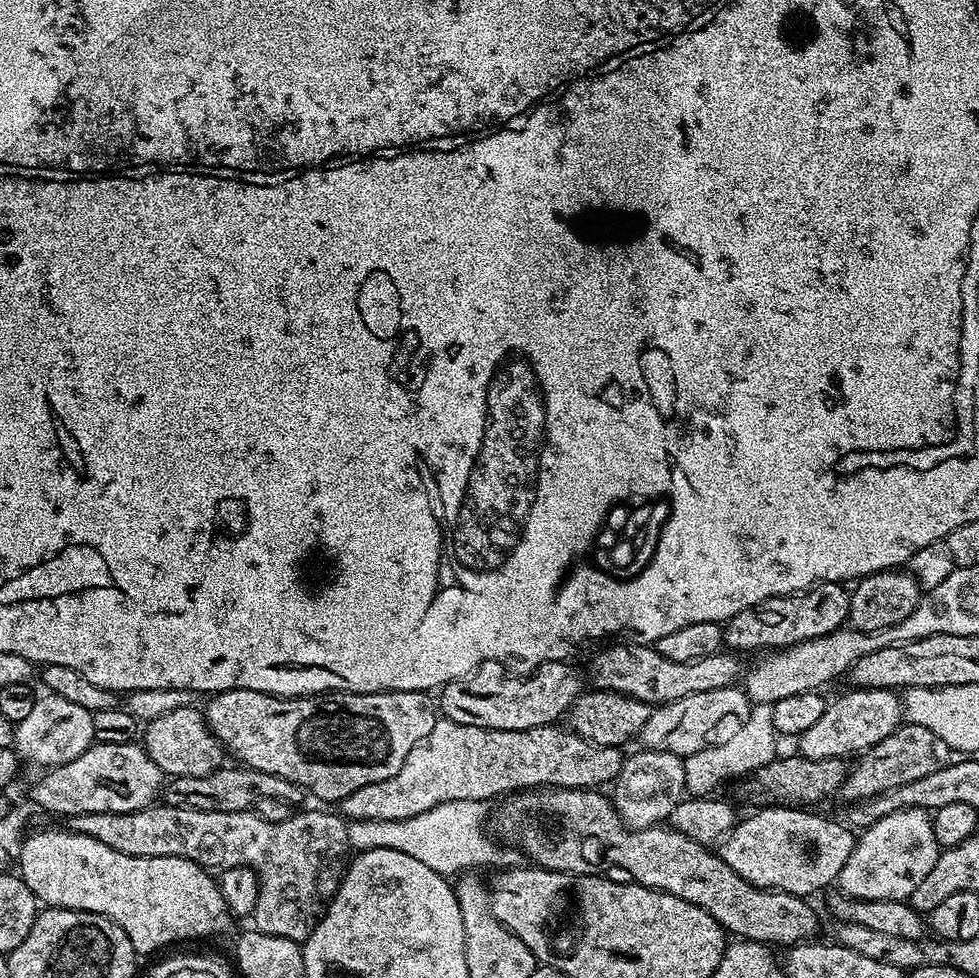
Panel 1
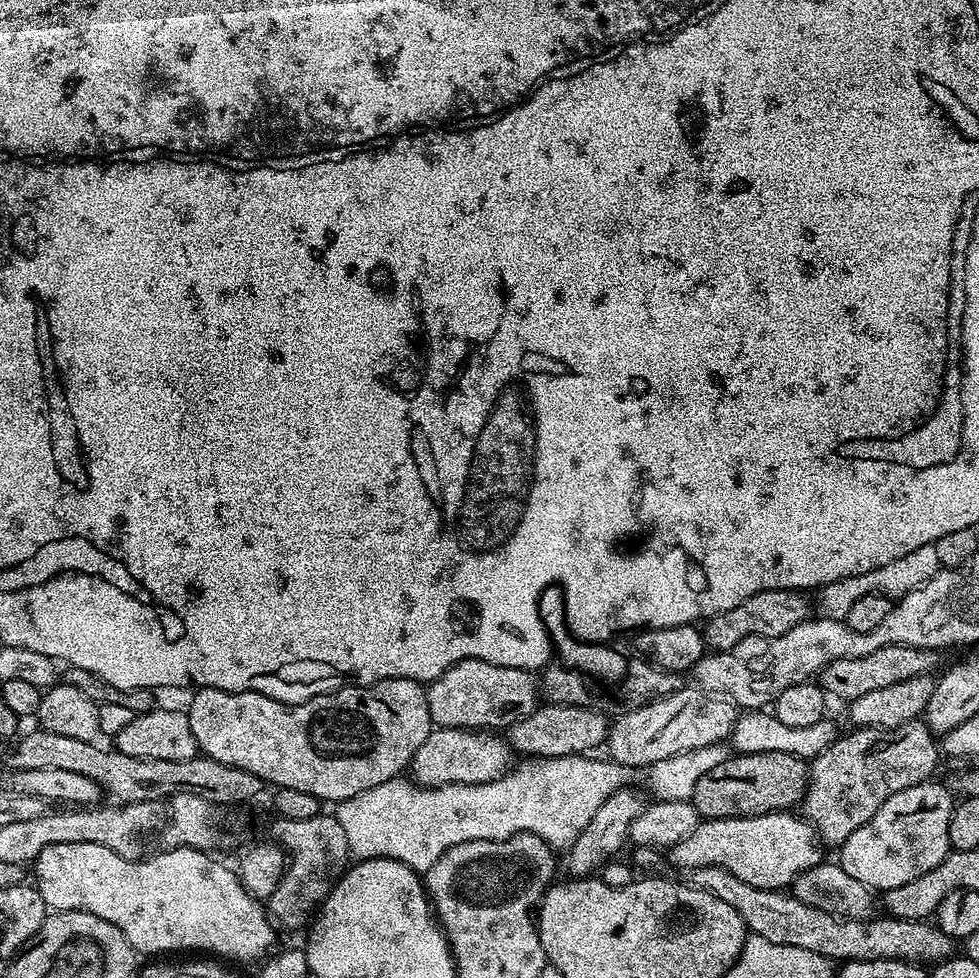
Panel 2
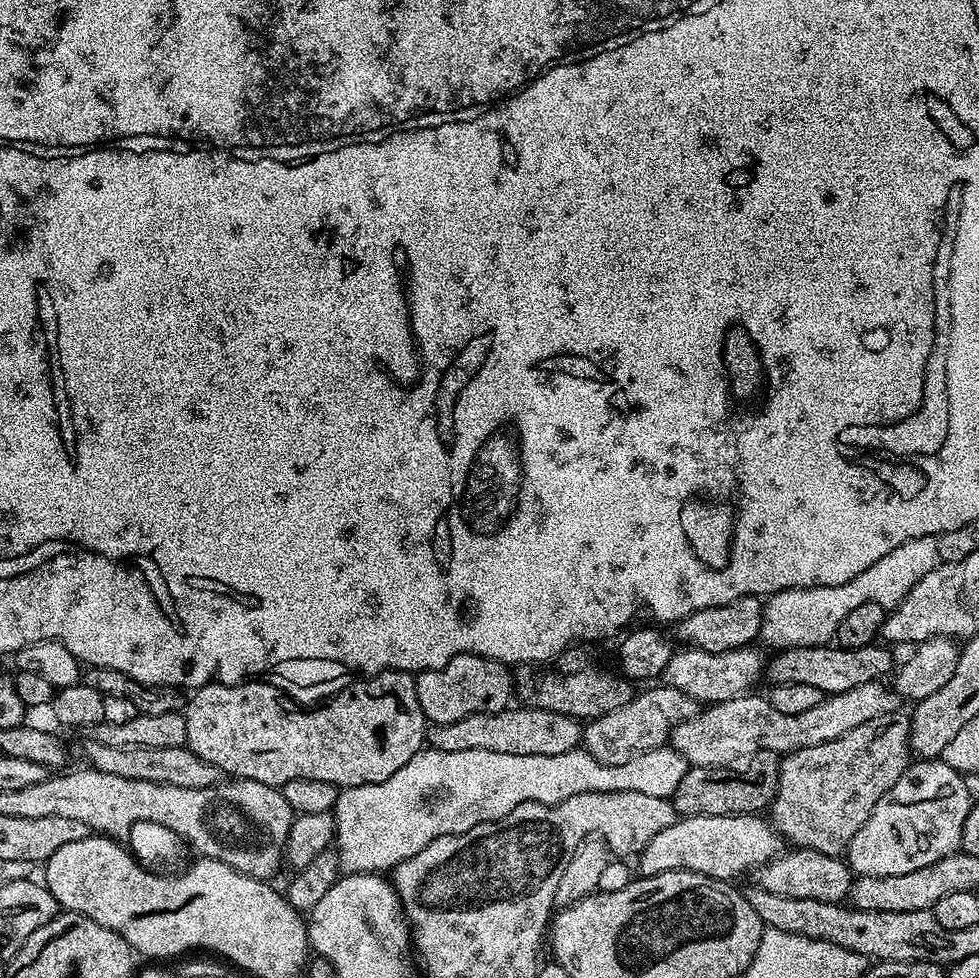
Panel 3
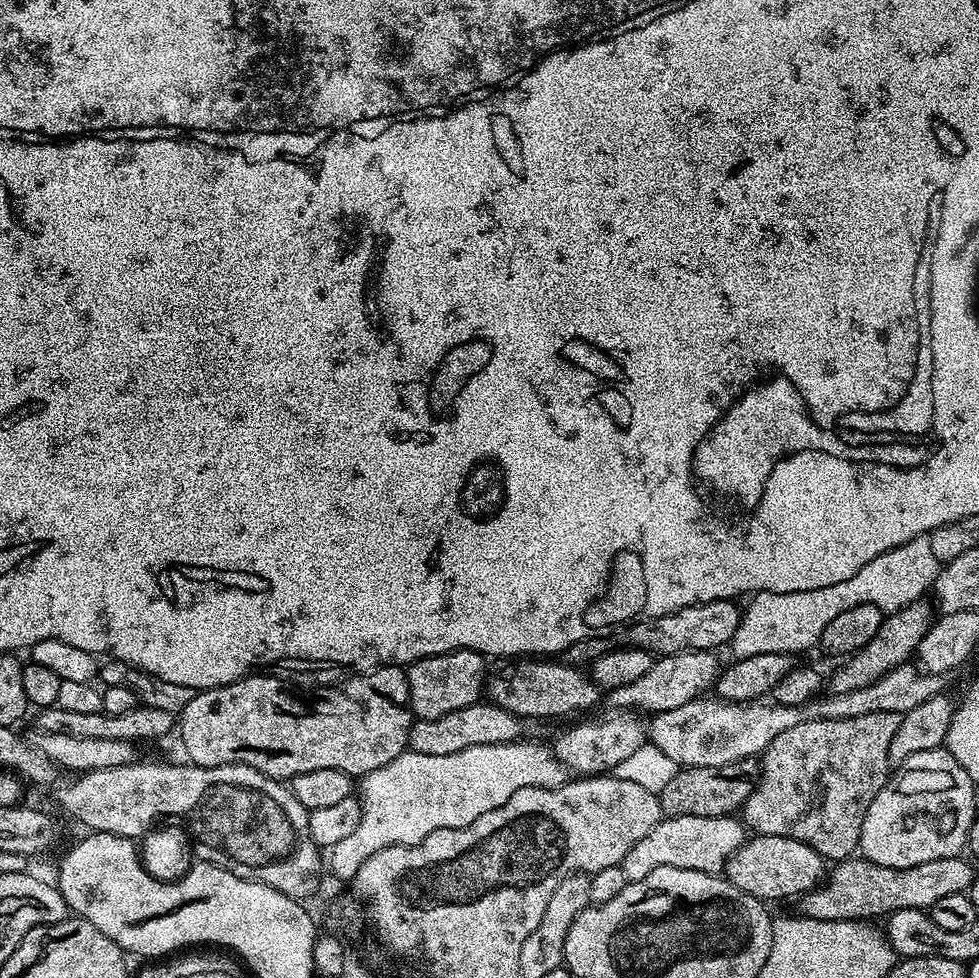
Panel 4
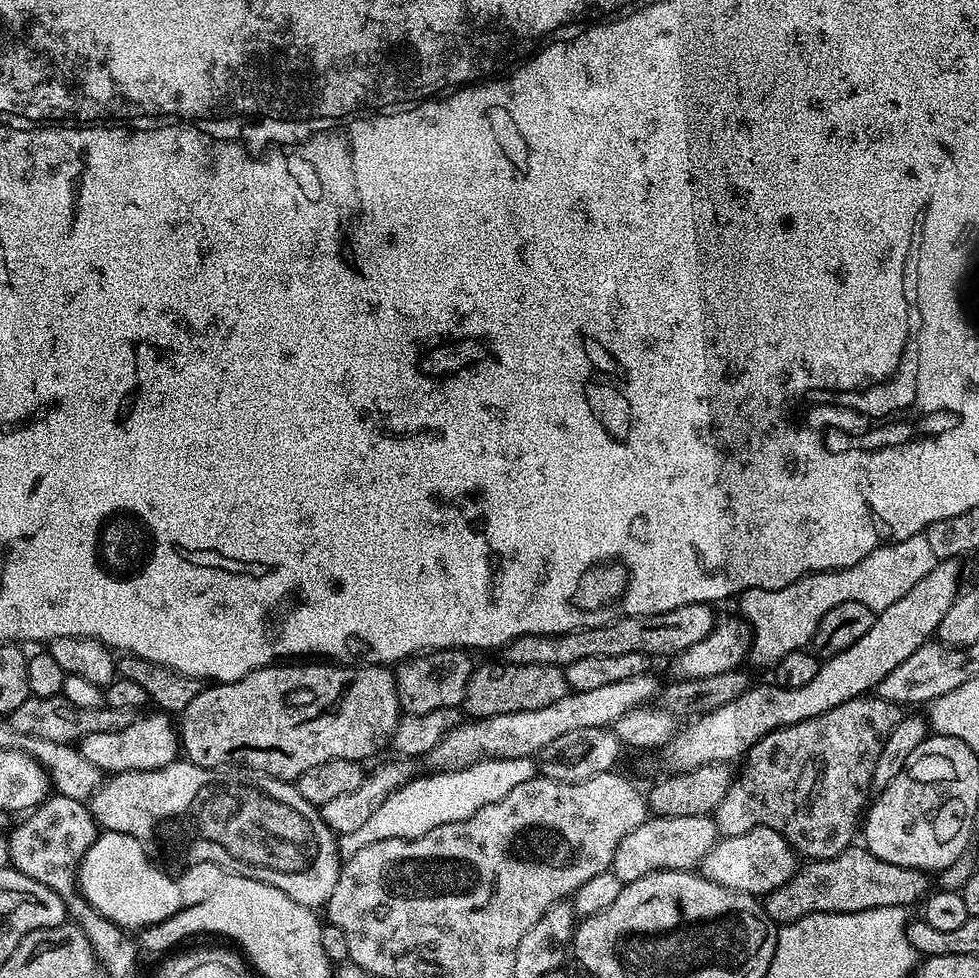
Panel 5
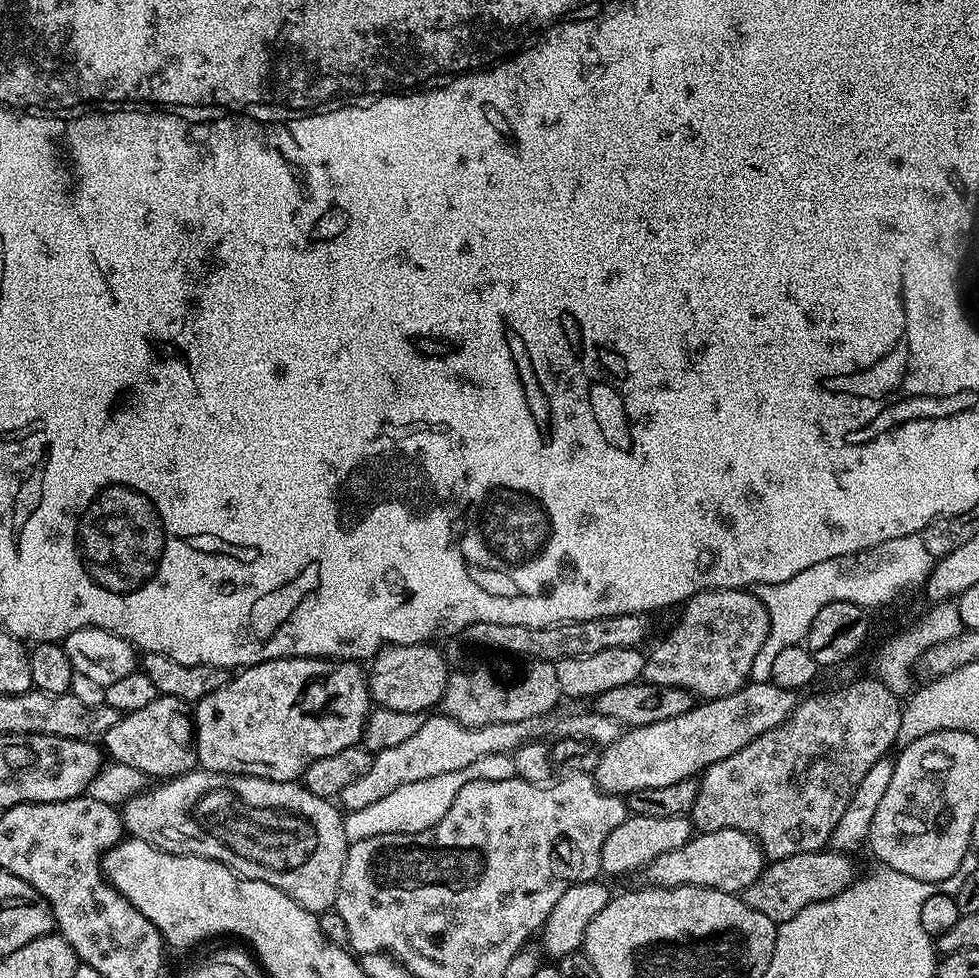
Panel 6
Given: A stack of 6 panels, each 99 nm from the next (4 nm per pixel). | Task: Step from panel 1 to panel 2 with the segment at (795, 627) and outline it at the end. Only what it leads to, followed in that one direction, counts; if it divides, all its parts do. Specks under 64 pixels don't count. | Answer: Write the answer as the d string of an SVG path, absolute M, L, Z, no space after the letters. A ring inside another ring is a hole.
M786 588L754 594L750 598L746 598L746 602L734 606L734 610L726 610L722 614L711 617L702 628L704 643L713 652L725 652L738 646L738 642L742 642L742 638L751 636L778 638L782 634L786 634L786 630L809 619L808 600L804 596L807 595L803 591Z

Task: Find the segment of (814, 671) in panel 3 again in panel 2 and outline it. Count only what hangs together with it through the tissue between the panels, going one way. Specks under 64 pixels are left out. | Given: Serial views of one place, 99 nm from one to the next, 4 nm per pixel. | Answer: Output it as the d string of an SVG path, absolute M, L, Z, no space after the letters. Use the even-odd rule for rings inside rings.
M891 644L882 650L873 650L862 658L838 658L820 671L818 683L829 697L851 702L862 698L862 694L874 694L874 690L886 690L886 686L898 686L906 678L927 676L935 673L937 653L930 648L915 648Z

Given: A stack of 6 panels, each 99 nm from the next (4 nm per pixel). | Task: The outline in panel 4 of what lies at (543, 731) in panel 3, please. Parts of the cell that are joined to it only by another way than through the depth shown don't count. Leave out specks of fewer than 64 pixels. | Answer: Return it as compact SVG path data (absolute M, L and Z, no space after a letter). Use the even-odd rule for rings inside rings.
M477 702L462 710L442 714L442 718L416 720L408 731L408 748L422 754L445 756L458 754L470 746L494 746L495 744L515 744L521 739L525 721L521 717L502 710L491 702Z

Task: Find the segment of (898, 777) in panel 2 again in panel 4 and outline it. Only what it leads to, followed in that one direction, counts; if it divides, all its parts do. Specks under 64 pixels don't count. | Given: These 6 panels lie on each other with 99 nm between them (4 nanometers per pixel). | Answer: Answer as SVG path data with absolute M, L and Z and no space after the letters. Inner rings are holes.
M879 712L878 714L858 714L853 720L803 720L798 726L790 726L790 730L782 730L774 742L759 757L758 779L756 789L746 798L742 807L742 823L745 829L761 836L781 836L782 838L794 838L806 846L810 846L816 853L824 857L828 862L839 862L849 859L860 847L860 835L862 834L862 822L866 818L866 810L870 810L870 802L882 790L890 779L890 765L888 763L888 751L890 750L890 738L894 738L900 725L901 713Z

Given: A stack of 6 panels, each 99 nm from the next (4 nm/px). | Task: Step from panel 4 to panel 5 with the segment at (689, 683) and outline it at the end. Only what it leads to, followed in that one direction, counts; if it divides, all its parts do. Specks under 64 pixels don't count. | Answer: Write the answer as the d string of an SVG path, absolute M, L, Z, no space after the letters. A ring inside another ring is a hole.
M647 671L637 674L634 678L625 678L623 682L602 686L598 690L569 691L568 695L553 705L544 706L537 711L516 711L514 714L473 719L449 730L429 755L428 762L431 762L430 766L433 769L452 771L464 769L480 760L536 756L543 748L564 734L574 734L578 730L591 728L608 728L615 725L616 720L622 718L622 714L655 701L662 688L662 681L652 675L651 671Z

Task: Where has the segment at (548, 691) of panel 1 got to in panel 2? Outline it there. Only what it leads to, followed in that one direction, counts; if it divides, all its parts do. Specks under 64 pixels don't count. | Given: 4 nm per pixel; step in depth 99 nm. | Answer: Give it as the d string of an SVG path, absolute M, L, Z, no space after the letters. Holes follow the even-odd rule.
M459 660L427 685L433 725L438 728L506 730L538 707L538 680L526 668L507 668L485 660Z

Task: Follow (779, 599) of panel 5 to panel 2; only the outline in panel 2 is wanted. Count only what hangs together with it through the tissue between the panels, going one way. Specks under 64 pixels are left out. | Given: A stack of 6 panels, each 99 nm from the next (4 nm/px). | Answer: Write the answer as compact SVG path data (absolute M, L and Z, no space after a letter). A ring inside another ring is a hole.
M935 544L918 546L918 550L910 550L910 554L902 558L894 558L894 562L886 562L886 566L878 566L878 570L870 570L866 574L854 574L850 578L842 578L838 582L827 584L819 591L820 612L819 615L826 620L847 621L850 614L850 606L858 602L858 598L866 598L866 594L878 594L887 596L889 600L895 602L902 599L910 590L922 586L934 574L938 574L942 569L938 562L938 550Z

